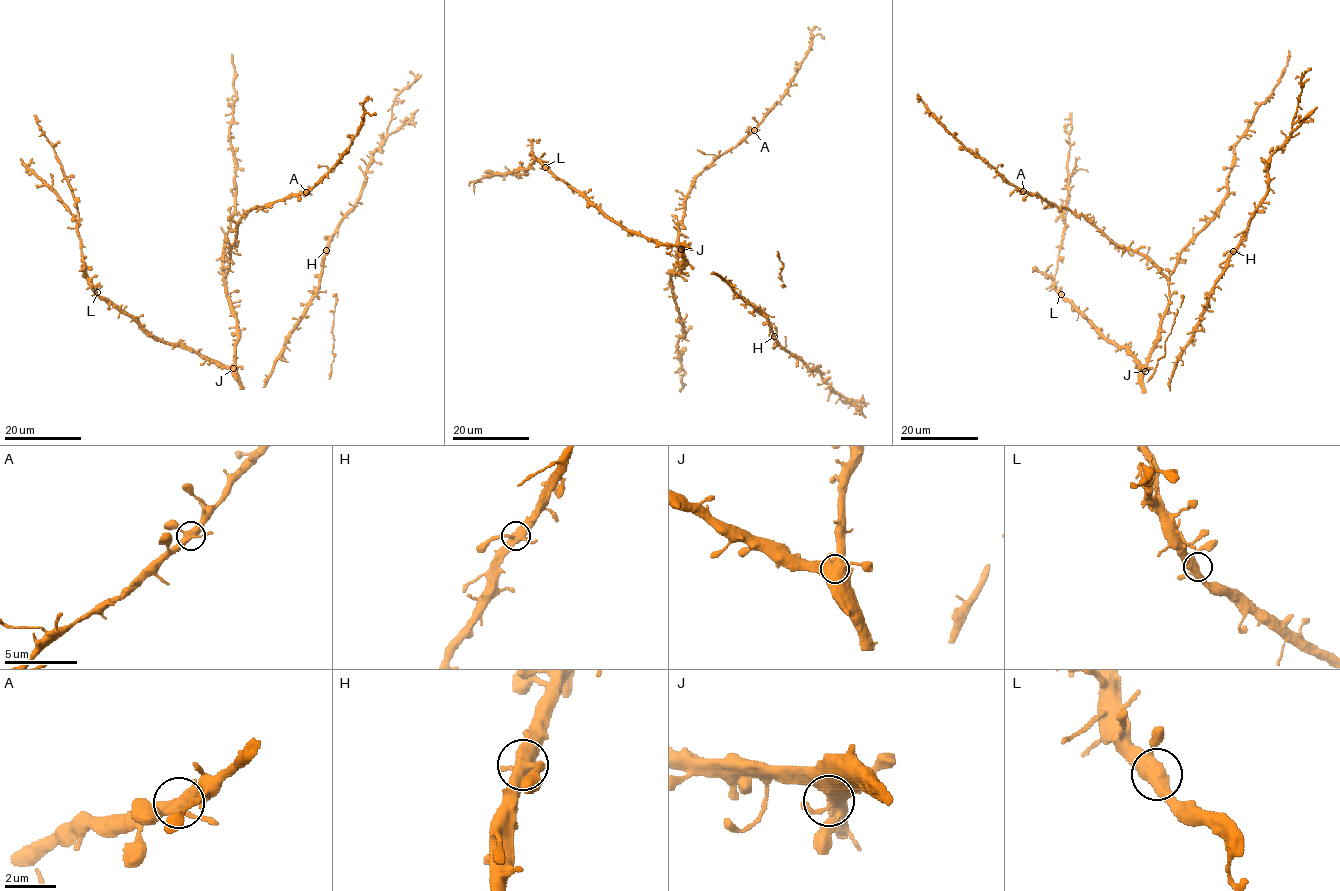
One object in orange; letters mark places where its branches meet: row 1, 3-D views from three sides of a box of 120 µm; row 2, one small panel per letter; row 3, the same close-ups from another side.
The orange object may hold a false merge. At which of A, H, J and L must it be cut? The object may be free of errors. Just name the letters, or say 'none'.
none

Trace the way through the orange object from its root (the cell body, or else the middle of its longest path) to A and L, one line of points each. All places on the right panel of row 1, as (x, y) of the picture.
A: (1144, 369), (1169, 299), (1167, 278), (1143, 255), (1118, 248), (1082, 215), (1023, 191)
L: (1144, 369), (1061, 294)

